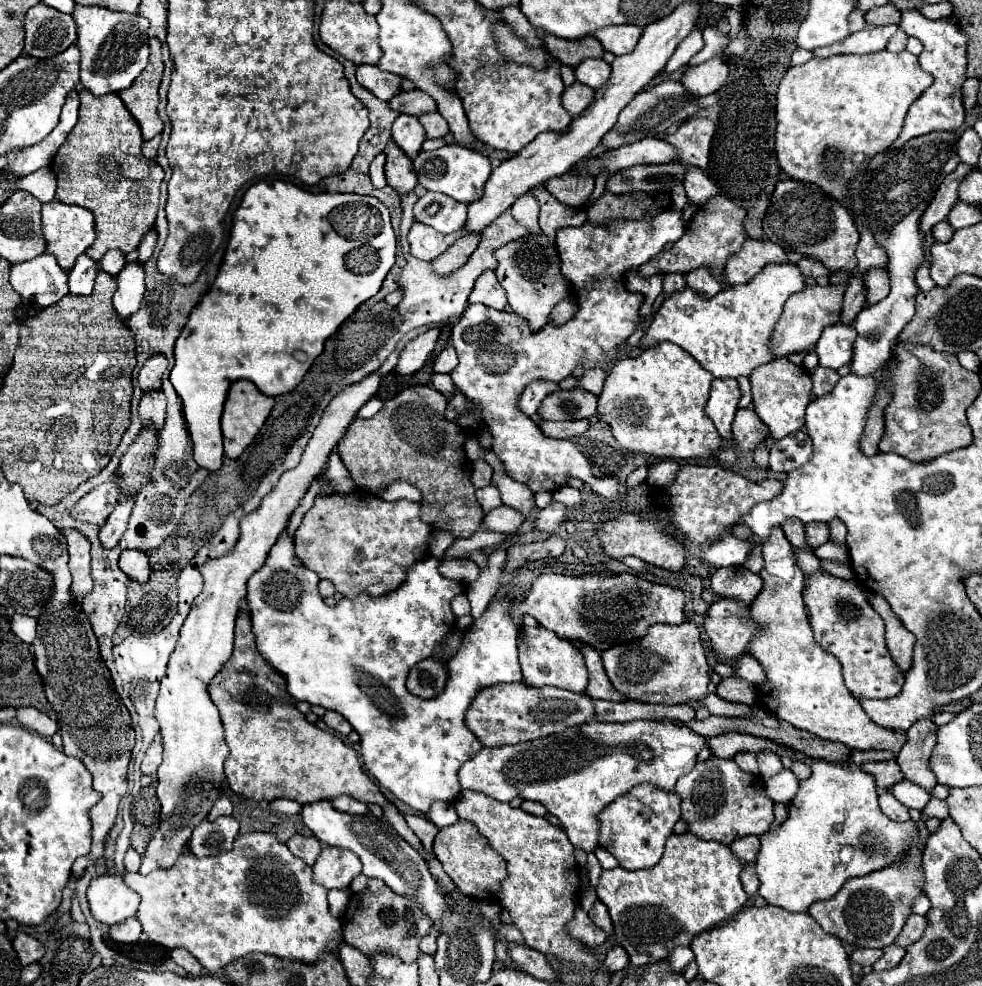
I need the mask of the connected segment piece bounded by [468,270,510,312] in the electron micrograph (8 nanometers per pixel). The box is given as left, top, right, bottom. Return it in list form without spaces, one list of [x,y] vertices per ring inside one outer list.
[[[488,270],[484,272],[478,280],[476,280],[476,286],[468,298],[470,304],[486,304],[490,308],[496,308],[496,310],[510,310],[508,308],[508,302],[506,302],[506,294],[504,294],[504,288],[500,286],[494,270]]]

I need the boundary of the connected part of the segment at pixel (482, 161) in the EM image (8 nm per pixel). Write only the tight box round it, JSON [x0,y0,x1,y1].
[414,144,490,204]

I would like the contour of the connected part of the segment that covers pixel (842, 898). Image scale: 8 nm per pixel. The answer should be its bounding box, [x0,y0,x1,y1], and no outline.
[808,838,924,948]

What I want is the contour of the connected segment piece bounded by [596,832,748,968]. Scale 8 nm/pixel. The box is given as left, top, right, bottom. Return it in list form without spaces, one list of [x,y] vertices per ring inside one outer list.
[[[690,832],[680,836],[672,834],[666,840],[666,850],[654,868],[632,872],[618,866],[611,870],[602,870],[596,894],[608,906],[618,944],[628,952],[630,964],[634,968],[640,968],[644,964],[654,964],[668,958],[668,954],[676,946],[690,944],[694,936],[712,930],[714,926],[720,926],[722,922],[738,914],[748,900],[748,894],[744,892],[740,882],[740,870],[742,864],[734,858],[728,846],[720,842],[704,842]]]

